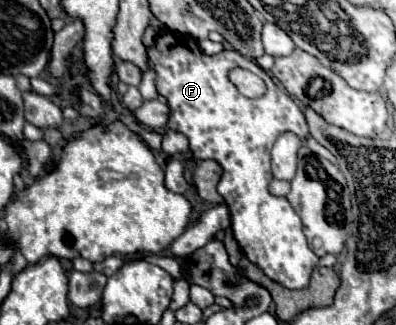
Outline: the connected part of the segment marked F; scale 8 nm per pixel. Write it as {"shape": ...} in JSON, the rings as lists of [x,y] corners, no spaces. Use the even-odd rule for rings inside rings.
{"shape":[[[161,30],[149,48],[149,60],[157,72],[157,94],[165,96],[173,110],[167,126],[189,138],[193,158],[215,160],[223,168],[217,192],[229,206],[231,228],[243,254],[285,288],[305,288],[319,258],[307,246],[301,218],[287,198],[275,198],[267,190],[273,180],[271,148],[275,140],[285,132],[293,132],[299,138],[305,138],[309,132],[299,106],[285,90],[275,86],[271,76],[261,70],[255,60],[235,50],[209,56],[197,46],[197,40],[187,34]],[[233,68],[245,68],[257,74],[267,84],[267,92],[261,98],[243,96],[229,80]]]}

